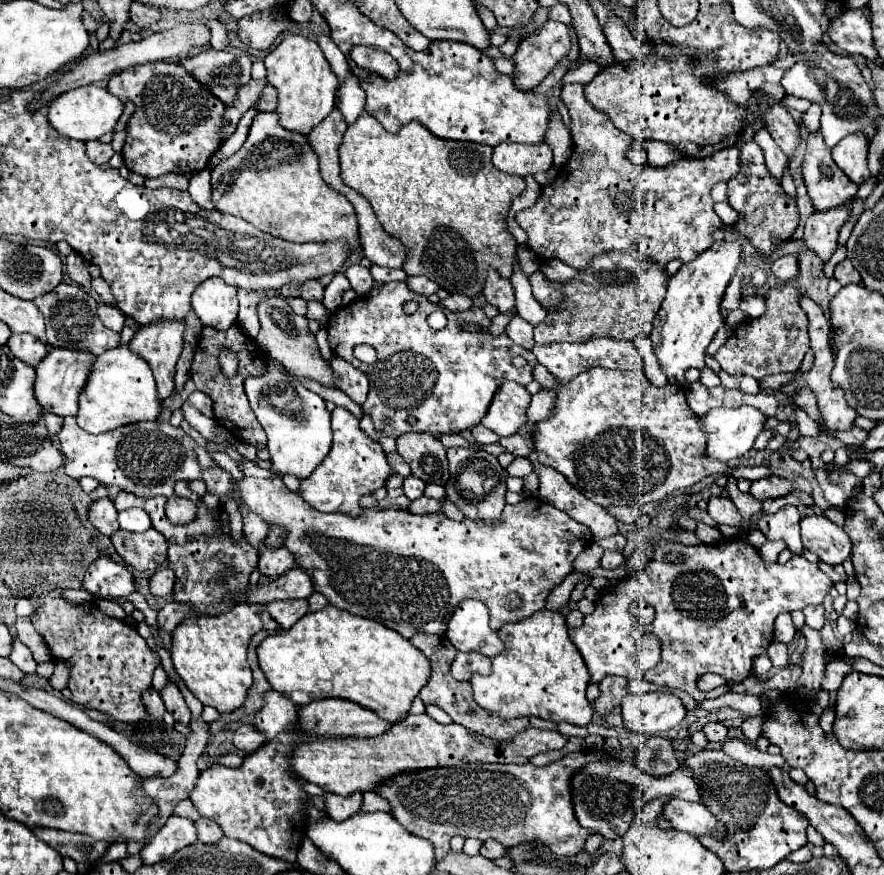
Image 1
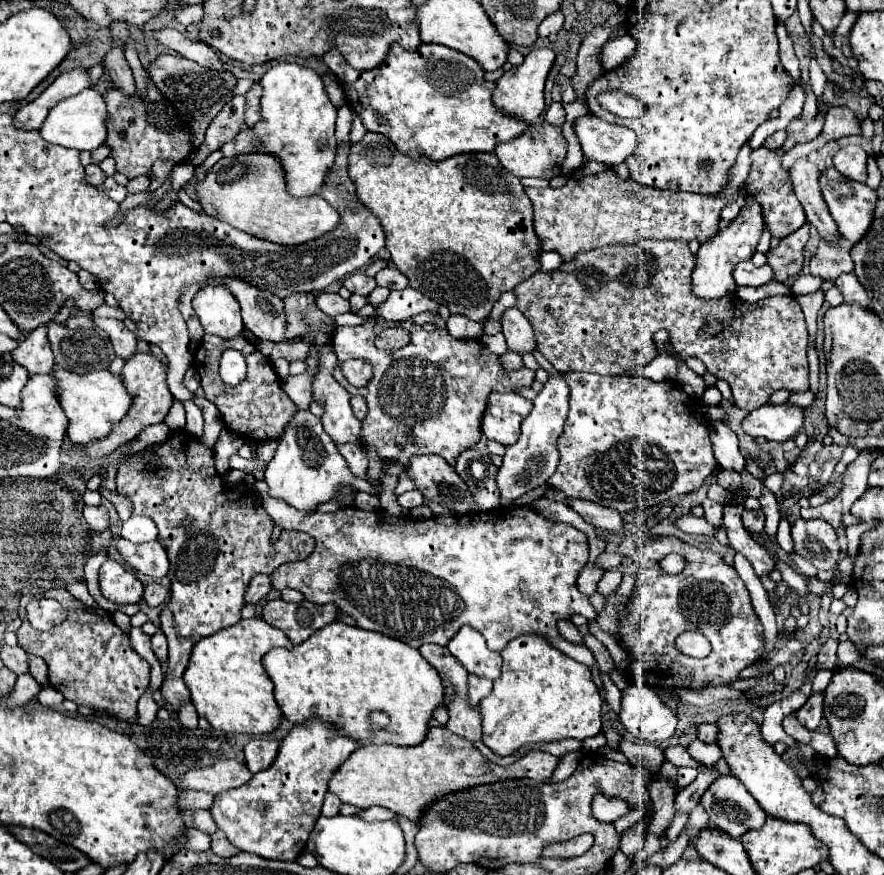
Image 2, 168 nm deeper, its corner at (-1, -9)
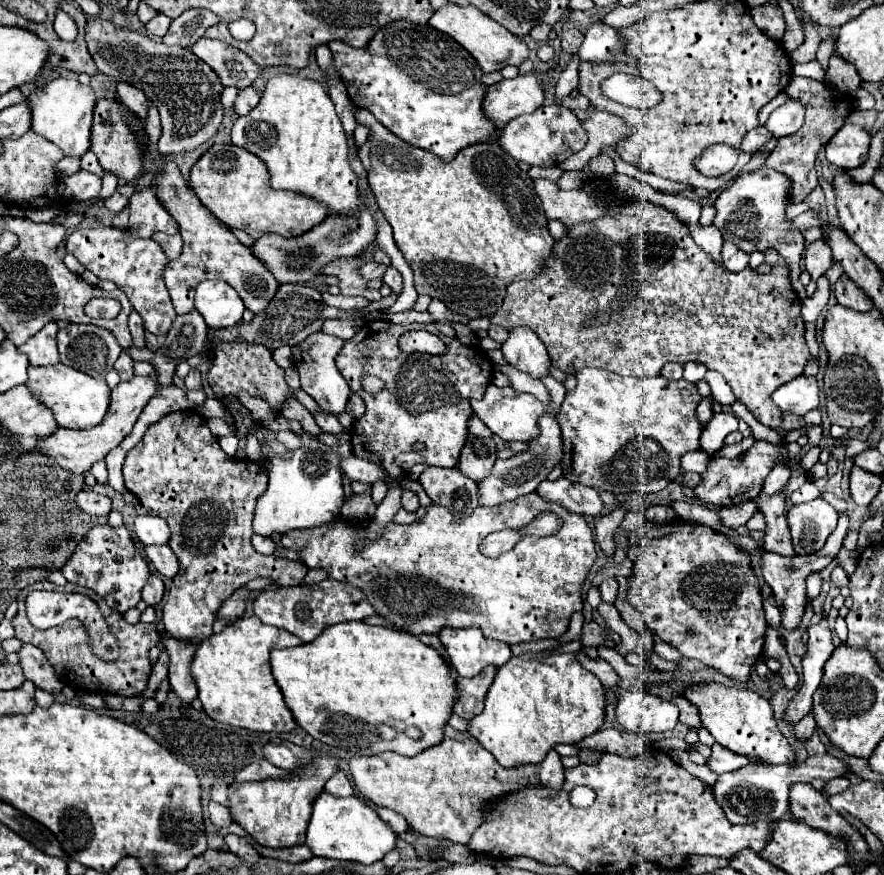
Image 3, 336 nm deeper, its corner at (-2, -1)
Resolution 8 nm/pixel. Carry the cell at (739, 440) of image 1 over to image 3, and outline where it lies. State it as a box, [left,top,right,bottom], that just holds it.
[771,377,819,415]

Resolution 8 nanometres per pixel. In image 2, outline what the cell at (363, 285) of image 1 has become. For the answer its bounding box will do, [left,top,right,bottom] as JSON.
[344,273,376,295]

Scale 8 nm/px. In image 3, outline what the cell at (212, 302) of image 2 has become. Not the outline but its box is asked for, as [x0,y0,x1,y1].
[195,281,245,329]

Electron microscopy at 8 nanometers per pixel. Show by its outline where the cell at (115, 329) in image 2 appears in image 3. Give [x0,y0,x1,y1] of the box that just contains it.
[113,349,133,381]

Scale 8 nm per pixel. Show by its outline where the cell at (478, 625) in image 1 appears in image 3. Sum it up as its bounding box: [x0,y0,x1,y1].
[439,627,511,677]

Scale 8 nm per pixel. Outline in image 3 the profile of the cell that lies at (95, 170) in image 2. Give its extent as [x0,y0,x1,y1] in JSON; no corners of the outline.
[59,169,101,201]

